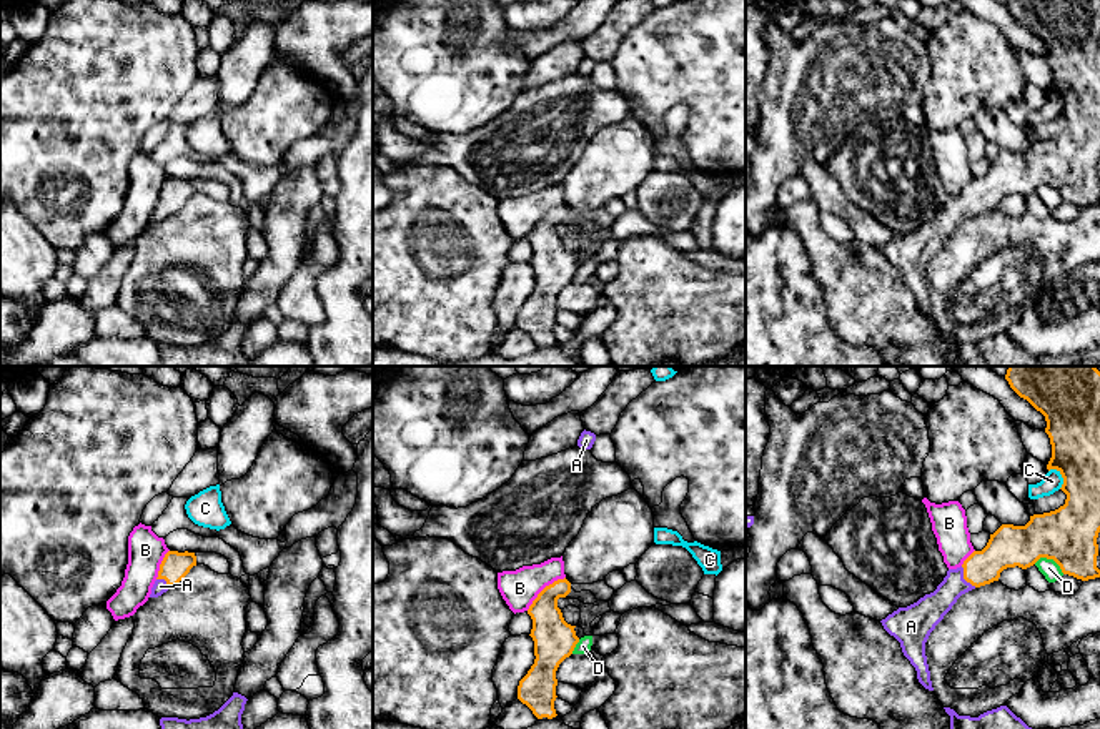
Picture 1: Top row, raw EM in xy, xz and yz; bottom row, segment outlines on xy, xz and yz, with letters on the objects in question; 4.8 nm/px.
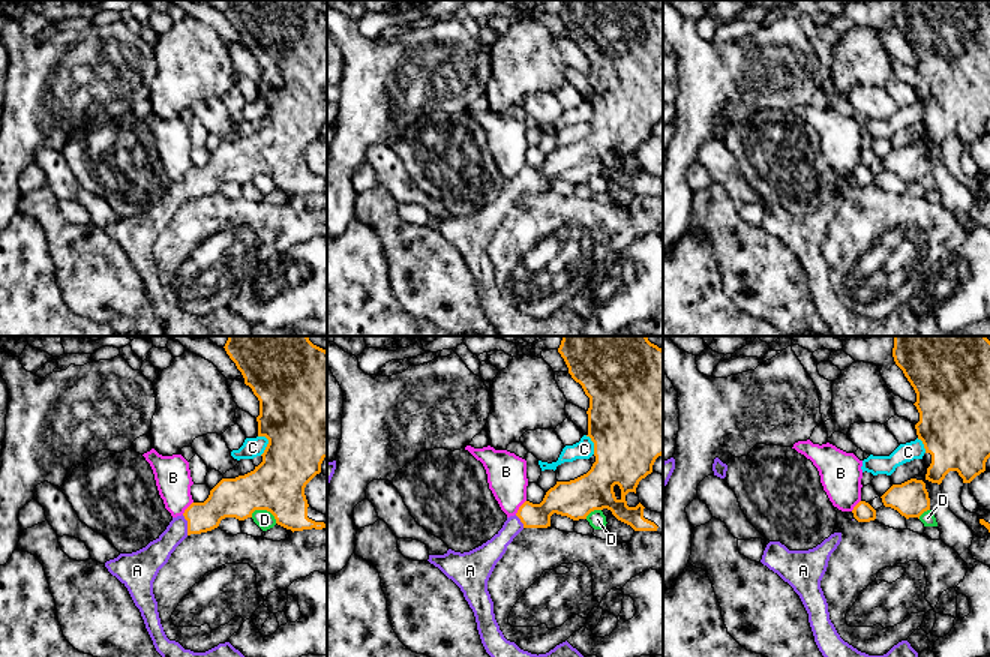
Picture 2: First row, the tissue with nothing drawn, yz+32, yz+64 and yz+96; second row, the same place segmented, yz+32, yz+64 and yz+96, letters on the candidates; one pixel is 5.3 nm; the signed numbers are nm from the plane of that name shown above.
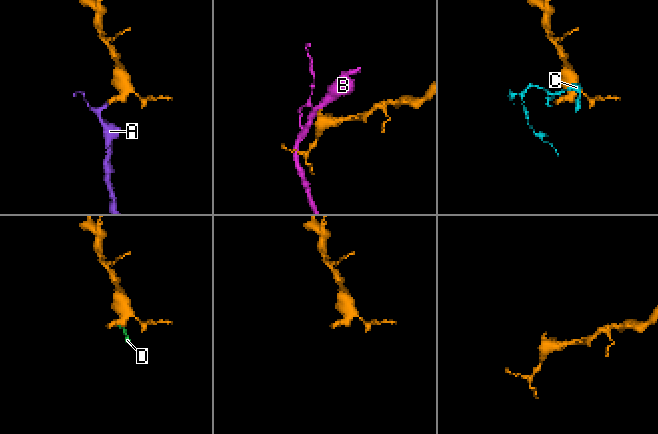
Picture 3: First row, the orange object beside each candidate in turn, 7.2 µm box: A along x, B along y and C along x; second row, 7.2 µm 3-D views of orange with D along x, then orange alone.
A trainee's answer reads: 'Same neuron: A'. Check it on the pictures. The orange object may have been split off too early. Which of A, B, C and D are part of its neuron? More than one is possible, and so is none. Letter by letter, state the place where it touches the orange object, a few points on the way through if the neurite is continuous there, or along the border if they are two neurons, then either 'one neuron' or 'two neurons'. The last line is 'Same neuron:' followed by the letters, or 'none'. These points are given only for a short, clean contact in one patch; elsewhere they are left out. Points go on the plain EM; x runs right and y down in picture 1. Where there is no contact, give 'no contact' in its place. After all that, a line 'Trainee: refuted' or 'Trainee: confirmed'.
A: contact yz (964, 205); way yz (1005, 175), (986, 193), (964, 205), (927, 238); one neuron
B: contact xz (543, 217); border xz (564, 203), (550, 210), (526, 237); two neurons
C: contact yz (1062, 104); border yz (1050, 95), (1060, 102), (1060, 115); two neurons
D: contact yz (1050, 185); border yz (1034, 190), (1040, 185), (1050, 185), (1064, 200); two neurons
Same neuron: A
Trainee: confirmed

